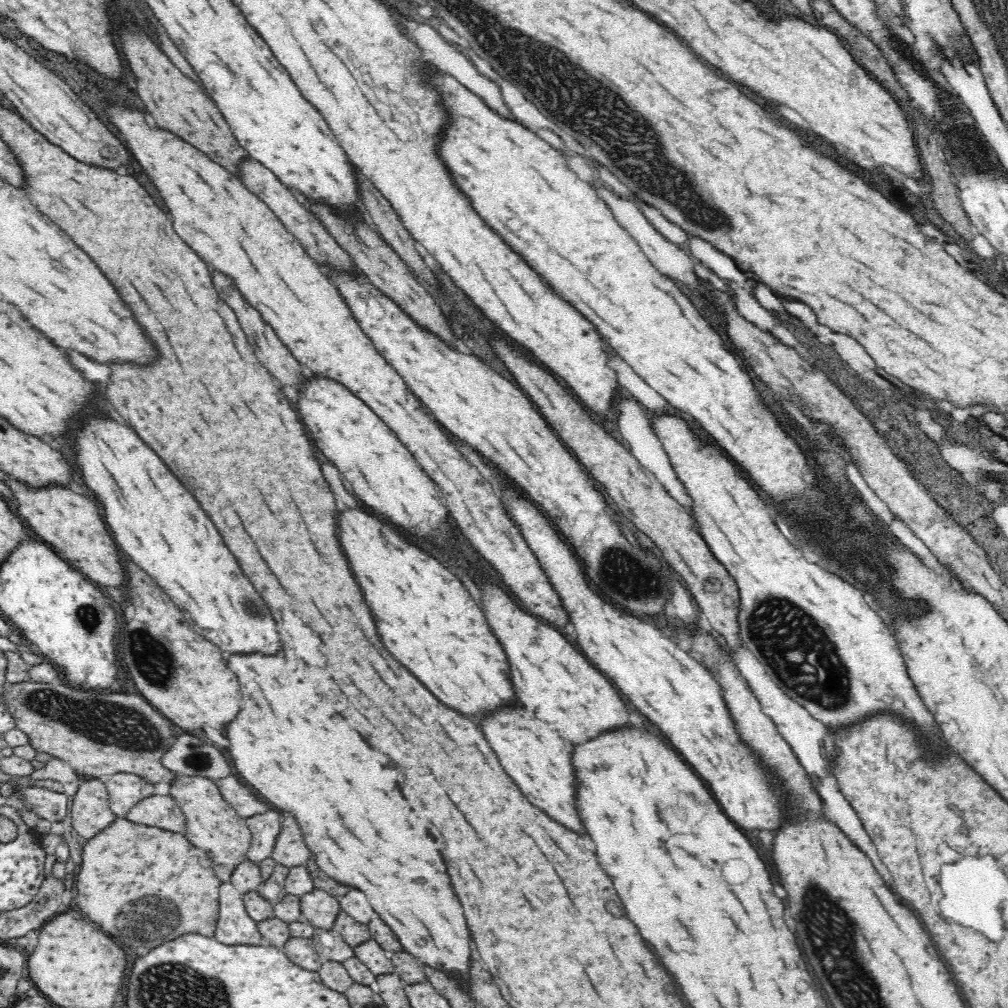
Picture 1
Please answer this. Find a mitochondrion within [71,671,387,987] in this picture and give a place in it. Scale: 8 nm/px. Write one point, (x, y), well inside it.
(146, 920)

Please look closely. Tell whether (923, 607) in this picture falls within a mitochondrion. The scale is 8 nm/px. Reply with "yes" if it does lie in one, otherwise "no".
no

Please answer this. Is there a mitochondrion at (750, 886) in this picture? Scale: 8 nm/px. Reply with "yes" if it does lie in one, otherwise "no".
no

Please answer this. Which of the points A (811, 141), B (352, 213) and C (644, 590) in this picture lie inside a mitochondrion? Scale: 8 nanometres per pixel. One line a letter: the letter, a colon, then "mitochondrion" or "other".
A: other
B: other
C: mitochondrion

